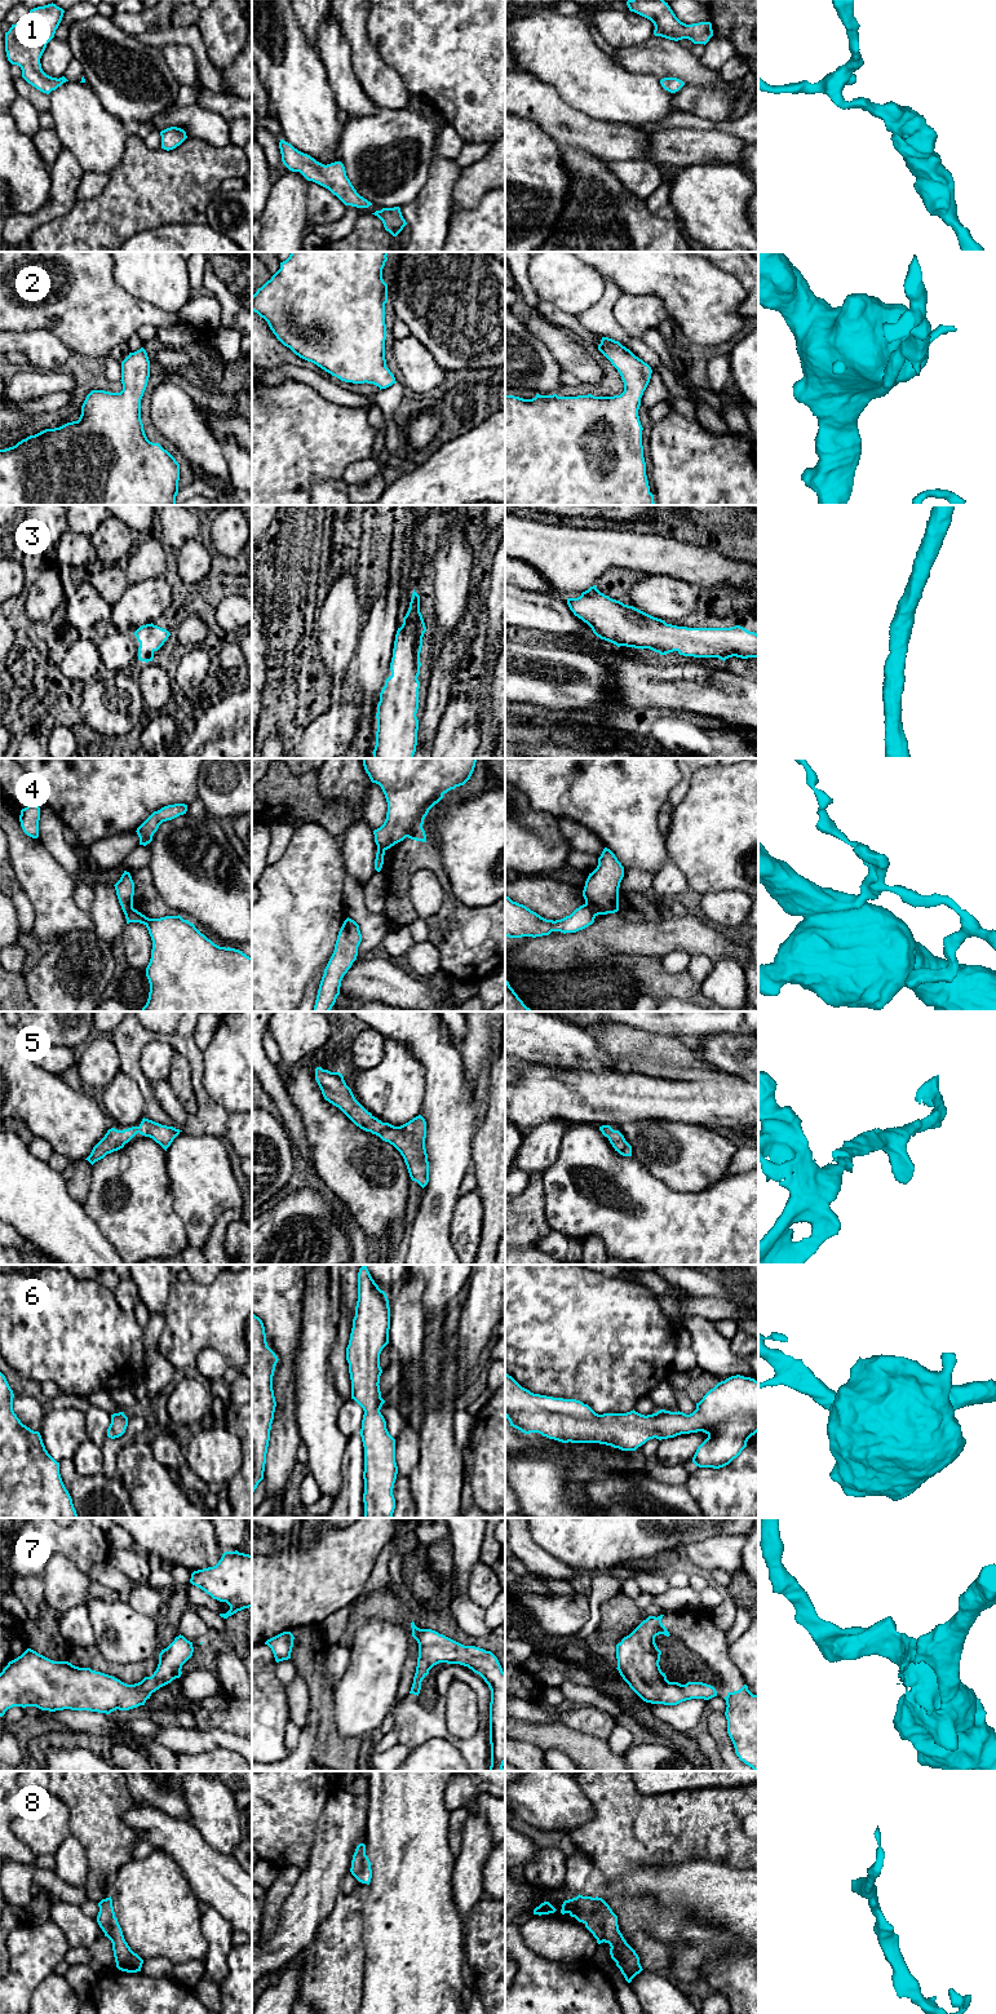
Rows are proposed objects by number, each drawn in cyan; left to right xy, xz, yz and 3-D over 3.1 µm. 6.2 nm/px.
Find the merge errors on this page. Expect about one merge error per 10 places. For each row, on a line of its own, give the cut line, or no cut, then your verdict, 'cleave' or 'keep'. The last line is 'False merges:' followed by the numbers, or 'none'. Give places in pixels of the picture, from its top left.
1: no cut | keep
2: no cut | keep
3: no cut | keep
4: yz (585, 903), (597, 915) | cleave
5: no cut | keep
6: no cut | keep
7: no cut | keep
8: no cut | keep
False merges: 4

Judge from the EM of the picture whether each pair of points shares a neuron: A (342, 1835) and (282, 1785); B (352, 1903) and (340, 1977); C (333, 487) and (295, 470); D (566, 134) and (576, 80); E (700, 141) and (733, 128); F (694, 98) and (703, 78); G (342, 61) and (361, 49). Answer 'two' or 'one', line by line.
A: two
B: one
C: two
D: two
E: two
F: two
G: two

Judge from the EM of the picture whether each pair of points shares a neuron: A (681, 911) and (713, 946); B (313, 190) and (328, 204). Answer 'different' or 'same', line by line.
A: different
B: same

